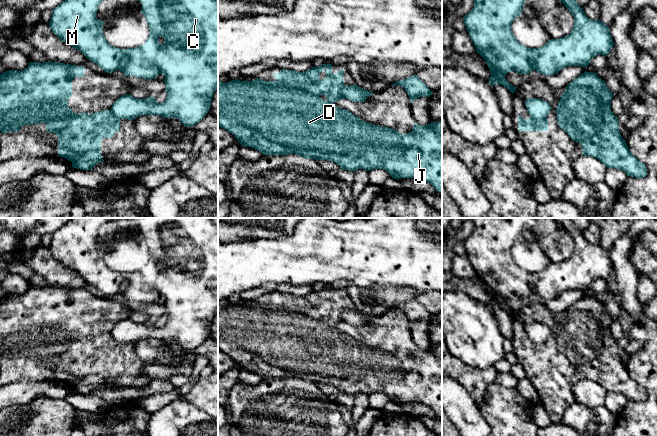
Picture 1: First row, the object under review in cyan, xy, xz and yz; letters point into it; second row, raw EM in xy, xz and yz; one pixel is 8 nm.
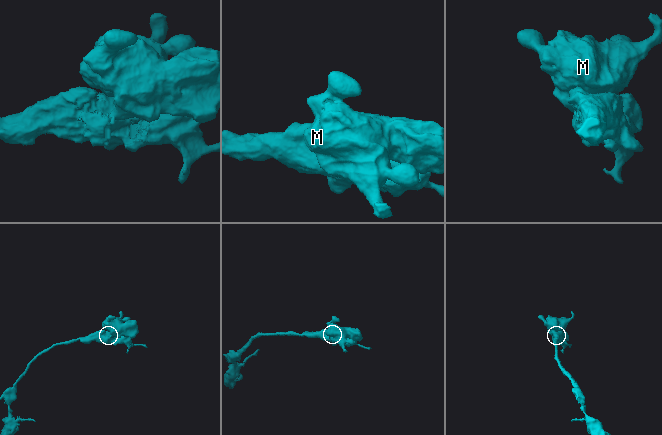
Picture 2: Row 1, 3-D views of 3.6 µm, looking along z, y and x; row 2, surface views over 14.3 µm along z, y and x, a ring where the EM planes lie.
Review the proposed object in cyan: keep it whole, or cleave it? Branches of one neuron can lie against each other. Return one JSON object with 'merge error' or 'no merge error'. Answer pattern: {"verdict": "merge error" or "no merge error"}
{"verdict": "merge error"}

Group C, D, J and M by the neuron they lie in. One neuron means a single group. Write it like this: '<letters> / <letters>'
C M / D J

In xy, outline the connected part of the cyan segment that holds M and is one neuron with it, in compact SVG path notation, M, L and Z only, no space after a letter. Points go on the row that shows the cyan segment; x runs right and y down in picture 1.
M65 0L52 10L49 26L52 32L67 45L79 50L87 59L96 63L107 73L116 70L125 76L156 79L163 74L167 97L163 103L150 96L145 99L122 95L111 107L119 119L134 120L141 115L157 115L177 118L184 126L192 127L208 113L214 92L218 89L218 2L215 0L138 0L142 3L141 13L149 25L150 34L146 42L130 49L111 46L102 31L104 22L96 17L99 4L103 0Z

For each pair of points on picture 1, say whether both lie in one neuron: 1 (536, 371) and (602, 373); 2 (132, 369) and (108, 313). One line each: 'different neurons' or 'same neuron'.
1: same neuron
2: same neuron

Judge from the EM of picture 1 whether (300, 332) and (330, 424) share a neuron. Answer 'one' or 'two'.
two

